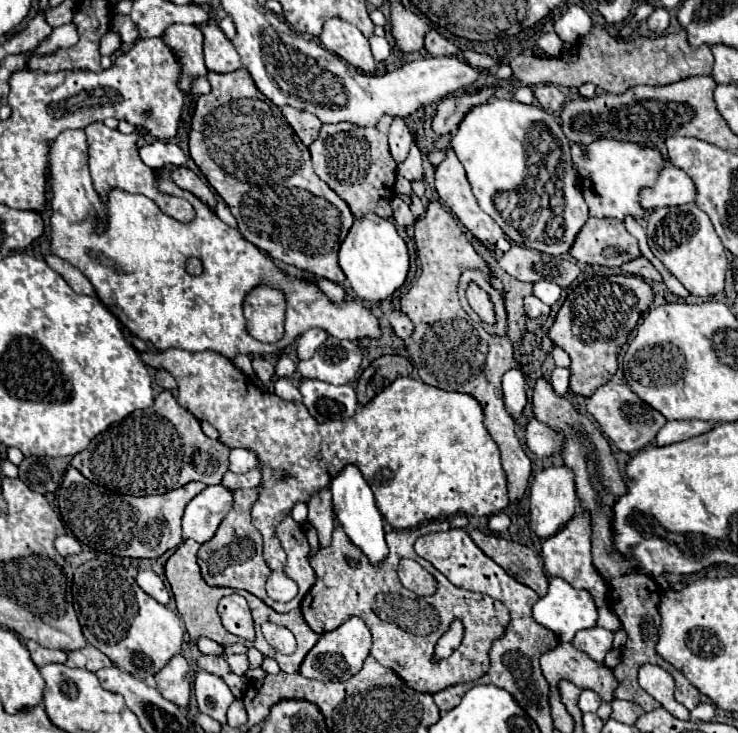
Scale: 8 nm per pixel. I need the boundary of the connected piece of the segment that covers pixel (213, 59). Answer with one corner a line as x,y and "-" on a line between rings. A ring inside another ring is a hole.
209,3
199,5
209,15
209,25
199,25
203,37
205,37
205,65
209,71
217,73
229,73
241,67
239,53
235,51
233,43
227,39
227,35
221,31
219,21
213,17
213,7

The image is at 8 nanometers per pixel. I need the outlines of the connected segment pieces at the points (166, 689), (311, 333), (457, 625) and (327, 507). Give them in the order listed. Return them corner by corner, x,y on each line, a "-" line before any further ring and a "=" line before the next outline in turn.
179,653
169,659
169,663
155,675
157,689
165,699
179,707
189,705
191,697
191,675
189,675
189,663
=
313,327
313,329
305,331
303,335
299,335
299,339
297,339
299,359
309,359
325,339
327,339
327,333
319,327
=
453,621
451,627
447,631
447,635
443,635
435,647
433,663
437,663
439,659
448,658
461,644
463,635
464,627
461,621
=
331,485
311,493
309,501
309,521
317,527
319,533
319,545
329,547
331,545
331,533
333,533
333,507
331,507

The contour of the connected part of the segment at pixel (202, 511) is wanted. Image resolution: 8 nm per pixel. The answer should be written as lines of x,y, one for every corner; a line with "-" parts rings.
213,485
195,495
185,507
183,535
201,543
207,543
223,517
233,507
233,491
225,485

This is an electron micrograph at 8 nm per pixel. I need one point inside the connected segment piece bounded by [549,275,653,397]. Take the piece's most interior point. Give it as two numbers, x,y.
598,315

